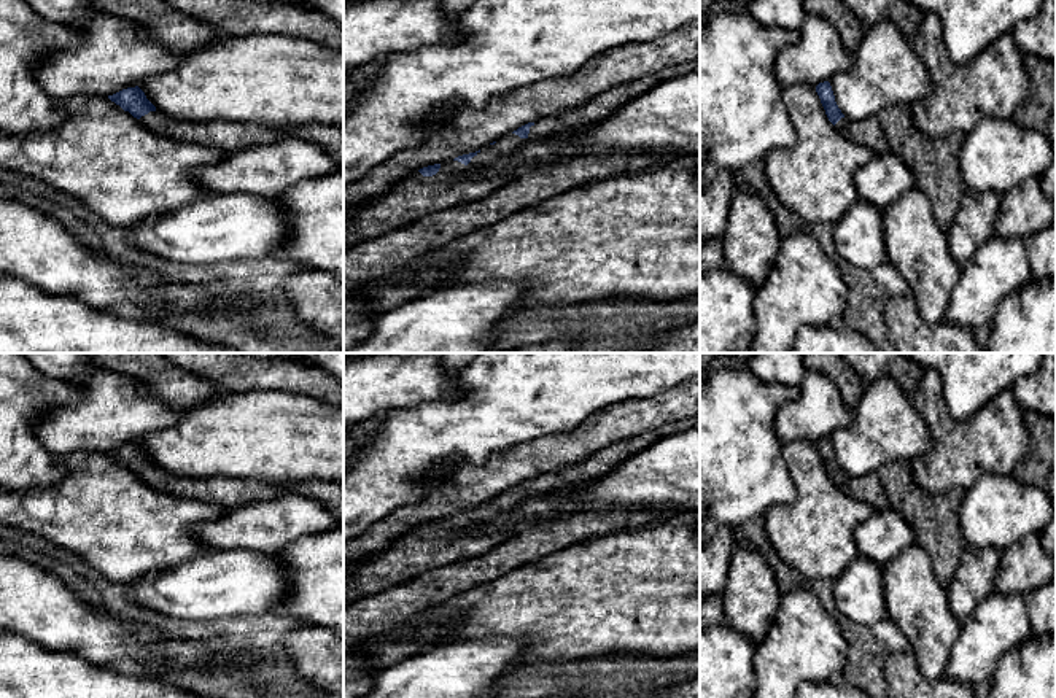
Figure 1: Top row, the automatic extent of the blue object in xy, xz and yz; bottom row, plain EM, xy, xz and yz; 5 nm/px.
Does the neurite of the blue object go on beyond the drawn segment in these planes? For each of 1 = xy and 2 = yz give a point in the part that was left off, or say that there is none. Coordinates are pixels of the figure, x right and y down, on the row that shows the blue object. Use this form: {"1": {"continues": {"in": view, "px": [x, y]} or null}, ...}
{"1": {"continues": {"in": "xy", "px": [228, 137]}}, "2": {"continues": {"in": "yz", "px": [869, 132]}}}

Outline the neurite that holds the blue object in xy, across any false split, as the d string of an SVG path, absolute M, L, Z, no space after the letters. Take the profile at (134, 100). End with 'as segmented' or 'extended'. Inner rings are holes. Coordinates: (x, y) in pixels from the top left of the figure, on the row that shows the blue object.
M138 86L122 89L108 99L154 134L212 146L224 154L256 145L269 145L280 138L277 130L261 124L169 118L156 110Z; extended

